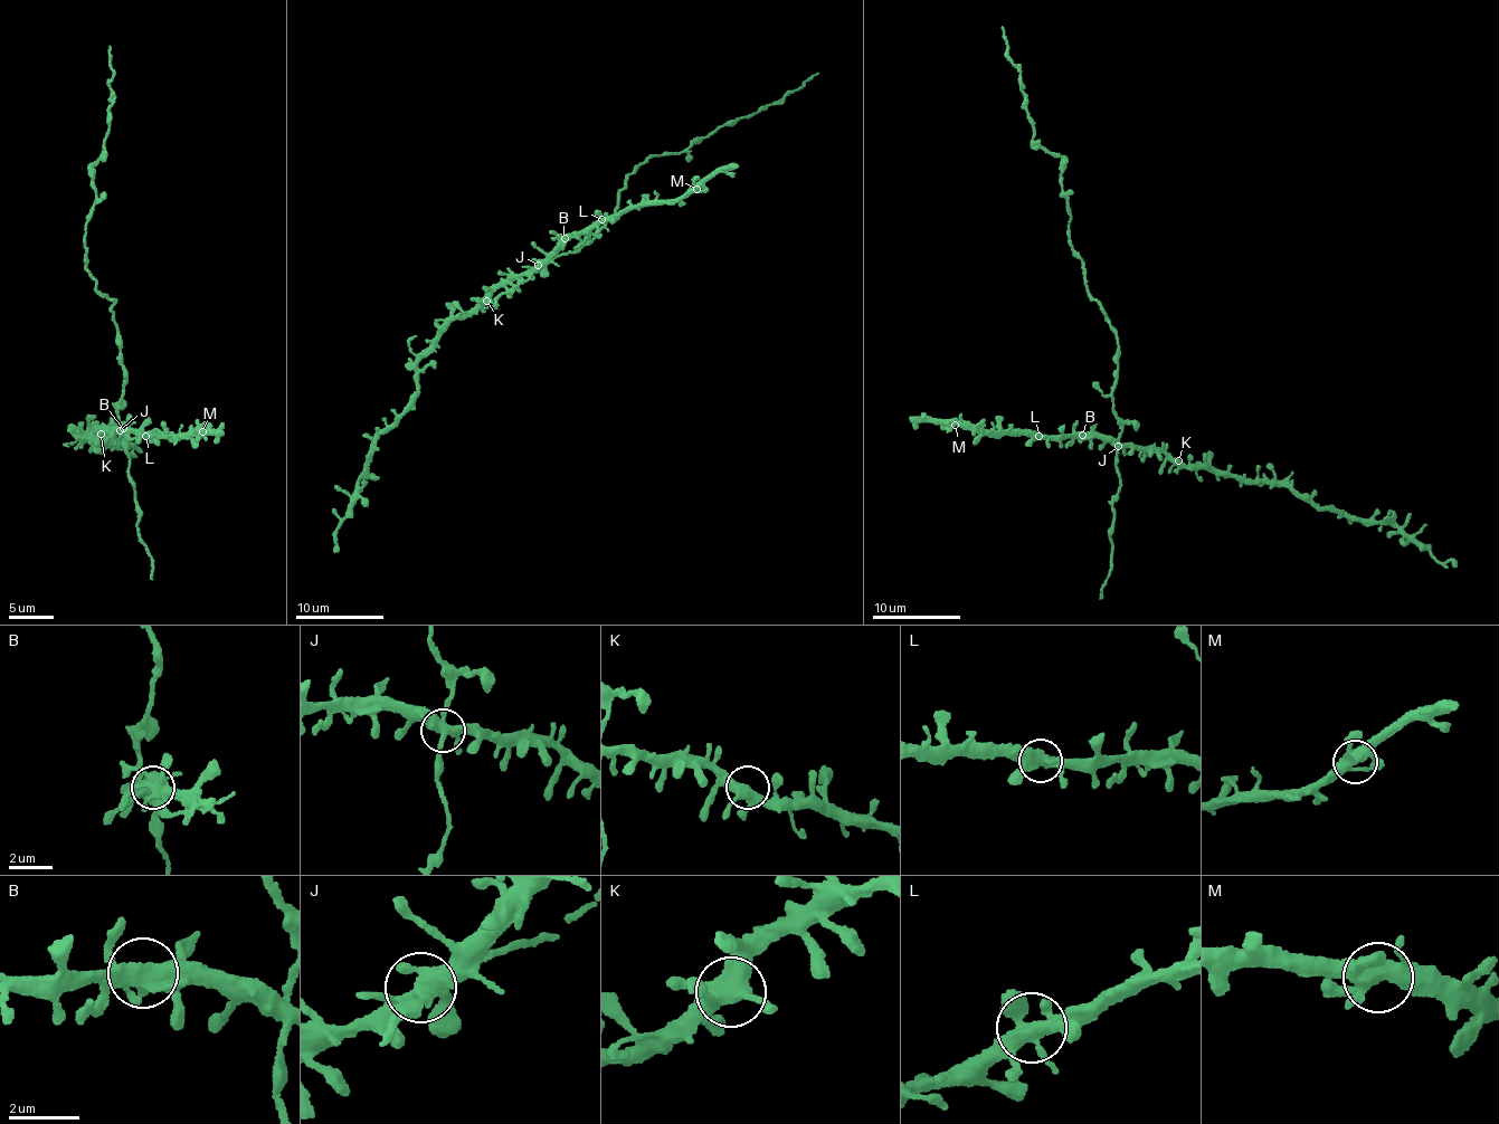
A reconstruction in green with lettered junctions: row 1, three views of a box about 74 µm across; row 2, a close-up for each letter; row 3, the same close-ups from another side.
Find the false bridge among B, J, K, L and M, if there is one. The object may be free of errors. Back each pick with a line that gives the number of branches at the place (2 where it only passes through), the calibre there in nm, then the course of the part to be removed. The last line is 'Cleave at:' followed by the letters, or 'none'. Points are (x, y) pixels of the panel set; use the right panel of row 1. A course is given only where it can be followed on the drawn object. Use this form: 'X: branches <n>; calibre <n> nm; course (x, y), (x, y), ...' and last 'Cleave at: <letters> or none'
J: branches 5; calibre 440 nm; course (1118, 446), (1115, 330), (1085, 288), (1082, 258), (1071, 248), (1061, 156), (1034, 137), (1002, 26)
Cleave at: J

